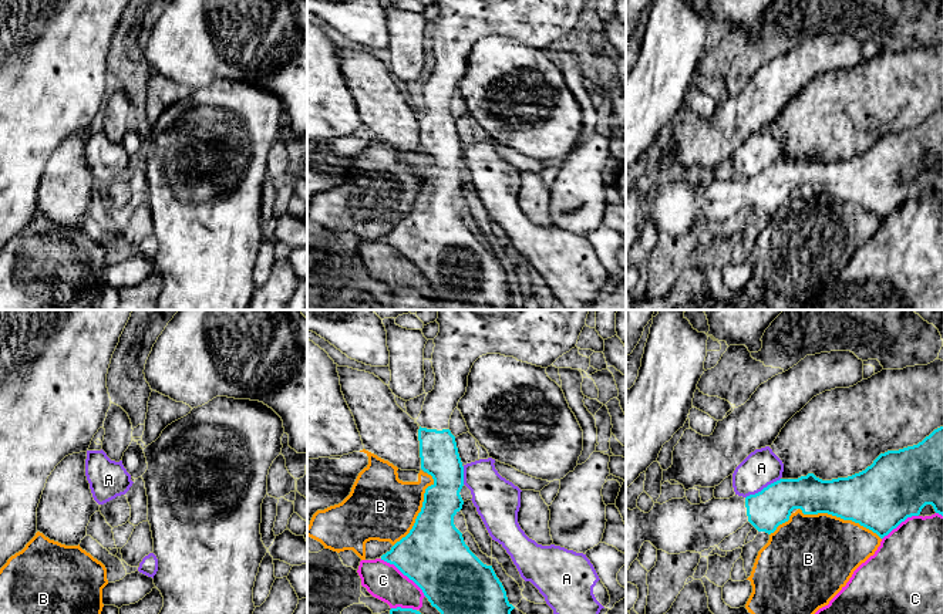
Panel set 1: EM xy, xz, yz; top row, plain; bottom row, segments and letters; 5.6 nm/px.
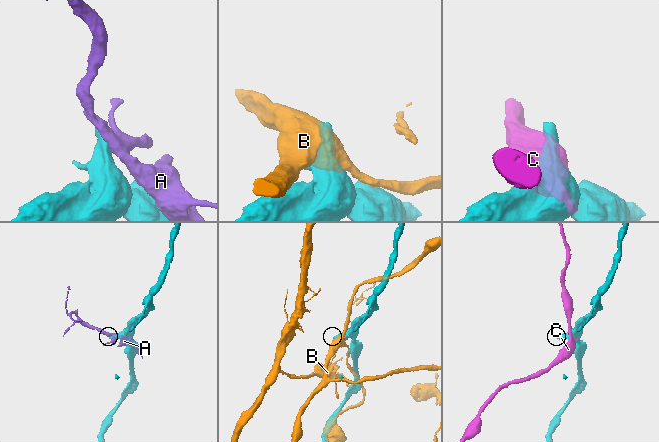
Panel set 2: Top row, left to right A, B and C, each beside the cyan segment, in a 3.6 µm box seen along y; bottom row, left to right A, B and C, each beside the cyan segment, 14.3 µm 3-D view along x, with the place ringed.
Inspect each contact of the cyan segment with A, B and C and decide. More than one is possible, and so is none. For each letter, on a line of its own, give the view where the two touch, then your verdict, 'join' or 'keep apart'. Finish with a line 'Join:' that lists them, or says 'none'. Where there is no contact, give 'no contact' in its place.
A: yz | keep apart
B: yz | keep apart
C: xz | keep apart
Join: none

